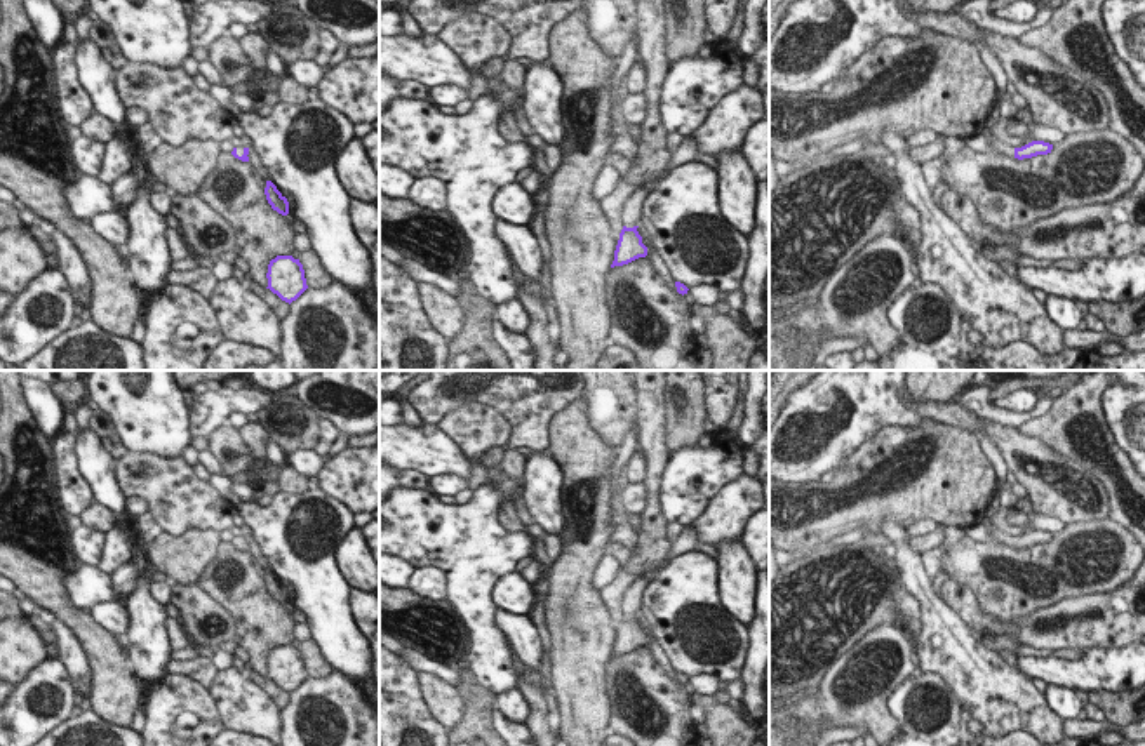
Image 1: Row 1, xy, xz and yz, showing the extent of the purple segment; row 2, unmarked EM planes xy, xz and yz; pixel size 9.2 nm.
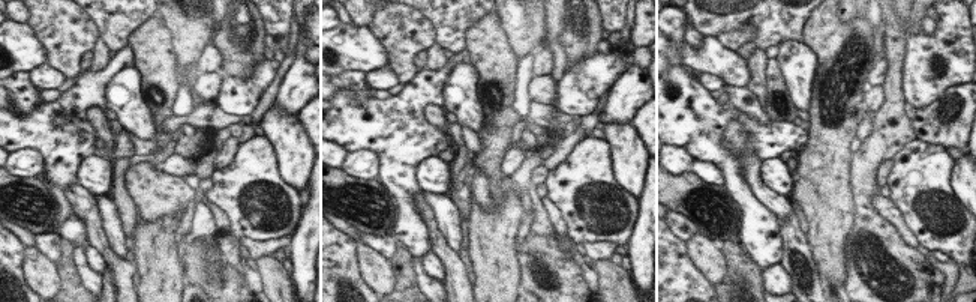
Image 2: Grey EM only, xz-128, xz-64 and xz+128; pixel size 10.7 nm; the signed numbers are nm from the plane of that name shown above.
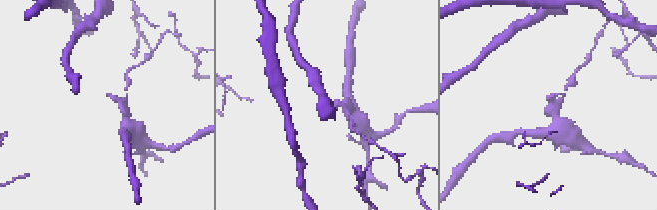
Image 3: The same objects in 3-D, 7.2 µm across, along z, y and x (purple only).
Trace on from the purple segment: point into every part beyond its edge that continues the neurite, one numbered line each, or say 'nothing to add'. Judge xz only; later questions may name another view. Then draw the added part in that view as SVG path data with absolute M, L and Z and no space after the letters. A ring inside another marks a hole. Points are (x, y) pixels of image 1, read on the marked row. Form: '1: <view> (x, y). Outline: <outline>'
1: xz (632, 207). Outline: M642 186L637 188L633 193L630 193L630 196L623 203L623 214L621 214L623 226L633 228L639 224L646 196L647 190Z

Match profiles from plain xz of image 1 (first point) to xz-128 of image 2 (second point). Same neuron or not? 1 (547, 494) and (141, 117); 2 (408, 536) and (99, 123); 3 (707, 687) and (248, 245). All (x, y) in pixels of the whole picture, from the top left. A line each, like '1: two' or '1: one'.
1: one
2: two
3: one

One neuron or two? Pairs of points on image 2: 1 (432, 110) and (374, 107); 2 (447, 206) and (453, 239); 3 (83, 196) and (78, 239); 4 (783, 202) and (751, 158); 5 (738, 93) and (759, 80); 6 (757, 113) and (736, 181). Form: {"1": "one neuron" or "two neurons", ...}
{"1": "two neurons", "2": "one neuron", "3": "two neurons", "4": "one neuron", "5": "two neurons", "6": "two neurons"}

